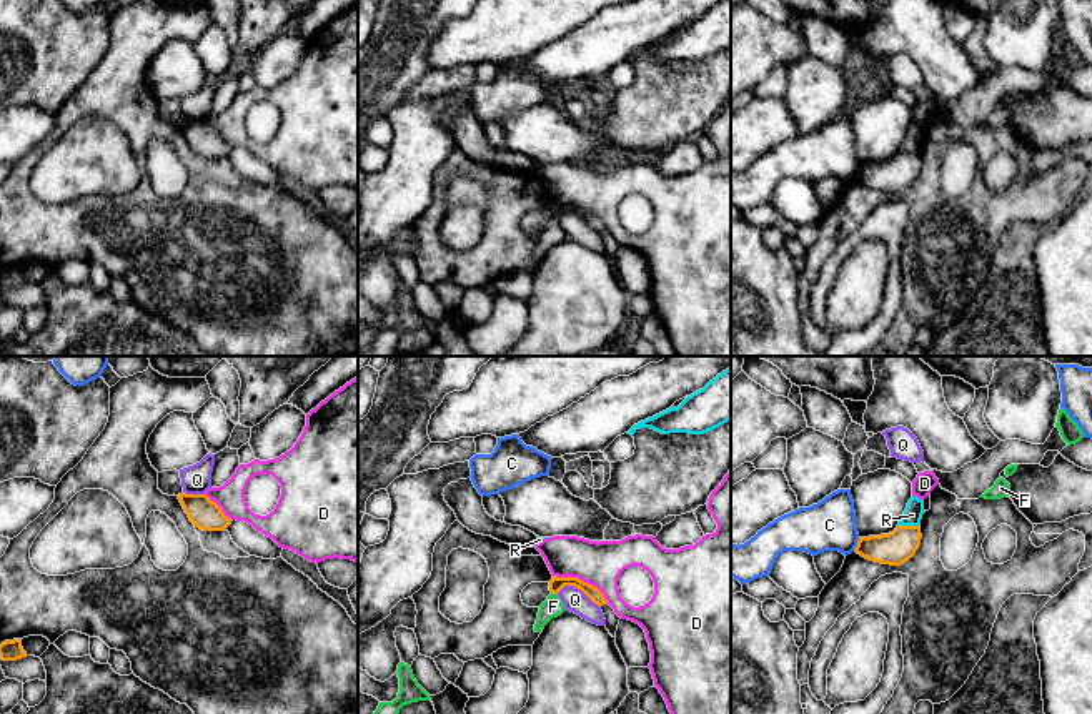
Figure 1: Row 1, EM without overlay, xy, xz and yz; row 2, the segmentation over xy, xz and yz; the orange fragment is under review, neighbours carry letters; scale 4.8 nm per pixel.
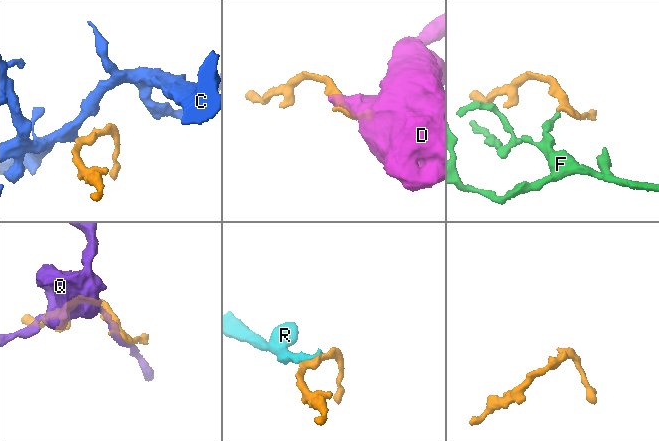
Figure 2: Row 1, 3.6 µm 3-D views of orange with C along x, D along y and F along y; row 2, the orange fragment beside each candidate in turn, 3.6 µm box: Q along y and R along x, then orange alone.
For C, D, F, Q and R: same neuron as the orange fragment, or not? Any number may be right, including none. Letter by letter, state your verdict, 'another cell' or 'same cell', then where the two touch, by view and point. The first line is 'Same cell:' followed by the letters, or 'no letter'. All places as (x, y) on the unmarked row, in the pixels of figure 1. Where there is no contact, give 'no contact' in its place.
Same cell: F
C: another cell; meets orange in yz at (858, 172)
D: another cell; meets orange in xz at (580, 207)
F: same cell; meets orange in xz at (555, 220)
Q: another cell; meets orange in xz at (578, 215)
R: another cell; meets orange in yz at (908, 153)

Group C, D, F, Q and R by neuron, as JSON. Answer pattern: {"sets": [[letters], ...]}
{"sets": [["C"], ["D"], ["F"], ["Q"], ["R"]]}

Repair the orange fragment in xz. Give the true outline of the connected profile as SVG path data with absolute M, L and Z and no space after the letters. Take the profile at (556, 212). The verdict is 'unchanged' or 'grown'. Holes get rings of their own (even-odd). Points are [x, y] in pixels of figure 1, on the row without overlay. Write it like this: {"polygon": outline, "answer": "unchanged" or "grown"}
{"polygon": "M553 203L553 206L549 208L549 218L551 218L551 221L539 233L538 246L536 246L536 251L534 251L534 258L536 260L541 260L541 256L553 245L558 245L558 243L561 243L566 238L564 230L558 223L558 220L564 213L574 213L574 215L581 216L599 235L608 230L606 225L604 225L604 221L598 215L594 215L594 213L591 213L591 211L578 206L578 205L571 205L571 203L569 205L558 205L558 203Z", "answer": "grown"}

